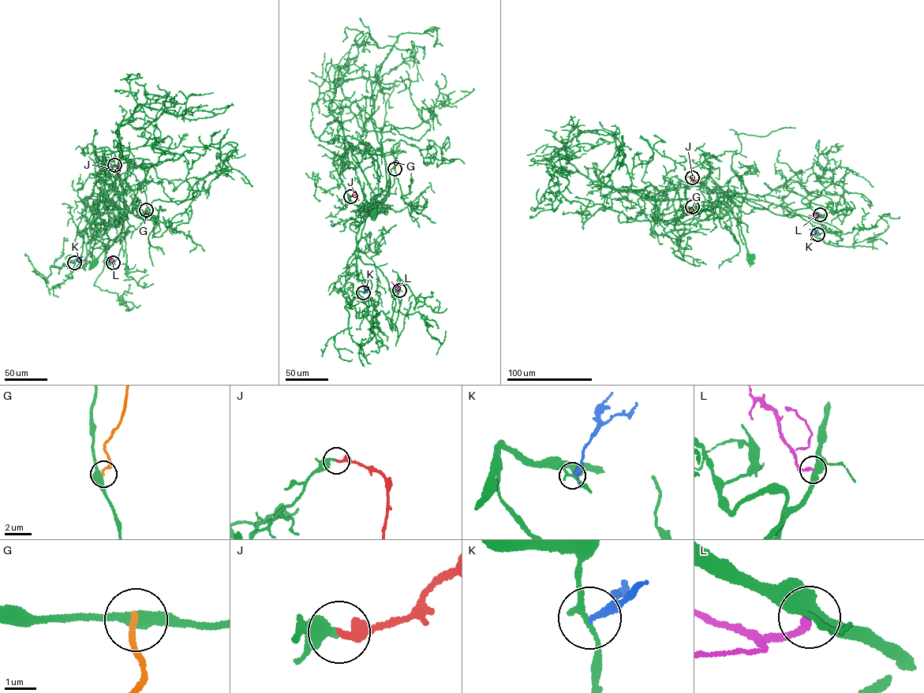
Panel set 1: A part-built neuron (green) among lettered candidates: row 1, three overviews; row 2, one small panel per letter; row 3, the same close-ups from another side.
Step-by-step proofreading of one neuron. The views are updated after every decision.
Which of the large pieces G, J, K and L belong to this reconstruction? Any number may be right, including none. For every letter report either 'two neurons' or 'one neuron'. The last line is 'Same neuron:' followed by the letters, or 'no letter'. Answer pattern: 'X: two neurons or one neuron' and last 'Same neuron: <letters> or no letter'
G: two neurons
J: one neuron
K: two neurons
L: two neurons
Same neuron: J

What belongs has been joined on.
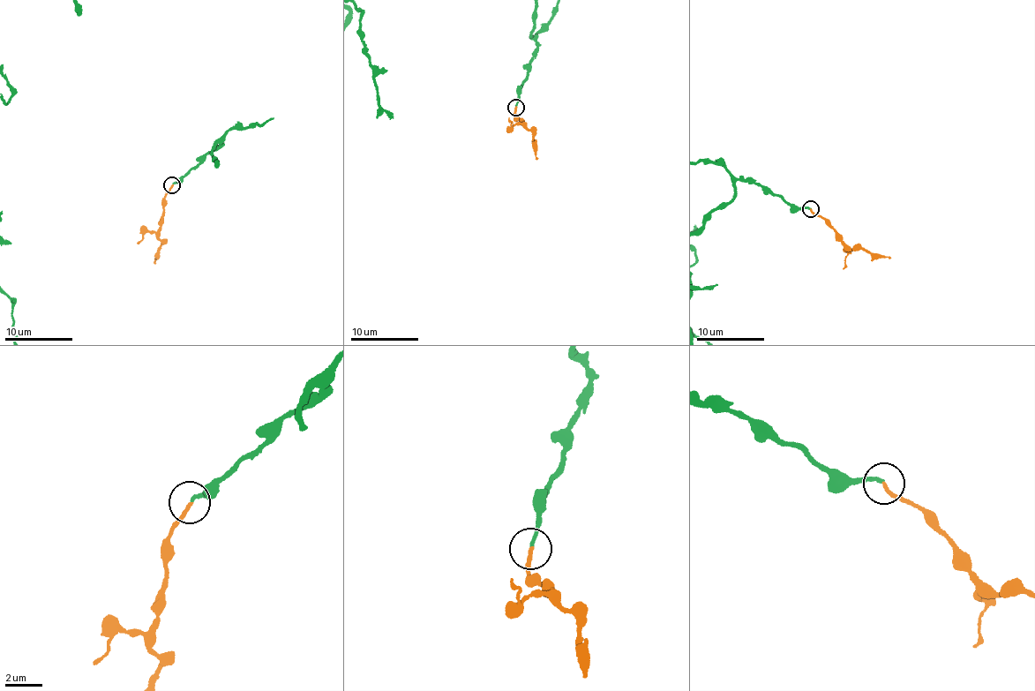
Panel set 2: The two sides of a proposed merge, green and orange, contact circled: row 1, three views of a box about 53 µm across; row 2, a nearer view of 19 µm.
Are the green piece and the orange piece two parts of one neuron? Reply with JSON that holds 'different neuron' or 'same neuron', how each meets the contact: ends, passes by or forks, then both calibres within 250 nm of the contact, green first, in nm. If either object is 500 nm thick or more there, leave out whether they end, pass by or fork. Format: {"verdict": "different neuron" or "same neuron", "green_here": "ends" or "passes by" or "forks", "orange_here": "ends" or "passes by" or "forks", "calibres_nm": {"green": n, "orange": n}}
{"verdict": "same neuron", "green_here": "ends", "orange_here": "ends", "calibres_nm": {"green": 170, "orange": 200}}

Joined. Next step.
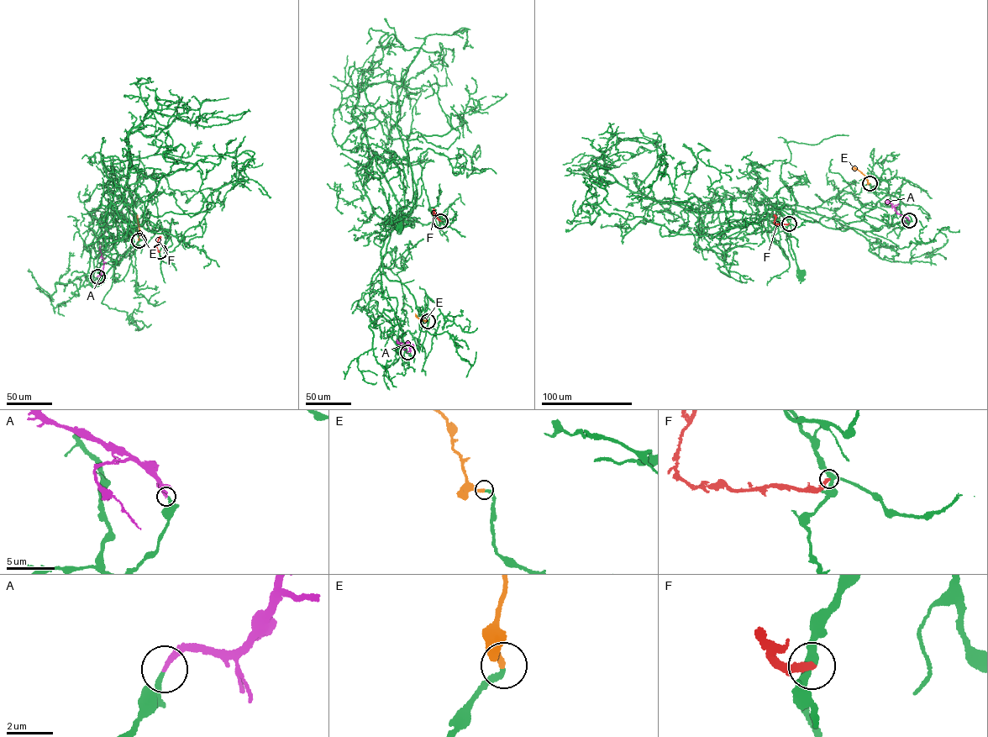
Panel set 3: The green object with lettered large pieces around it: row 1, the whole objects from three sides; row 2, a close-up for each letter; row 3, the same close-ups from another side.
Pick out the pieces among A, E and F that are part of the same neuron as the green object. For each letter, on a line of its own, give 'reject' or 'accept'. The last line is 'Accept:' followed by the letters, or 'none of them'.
A: reject
E: accept
F: reject
Accept: E

